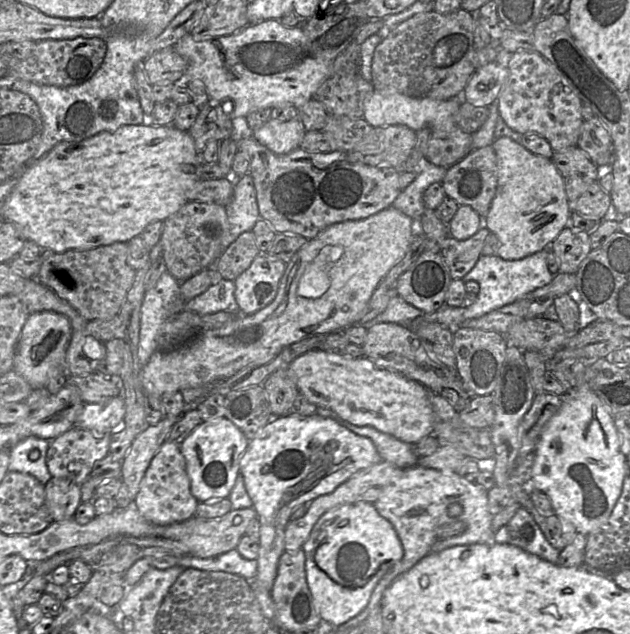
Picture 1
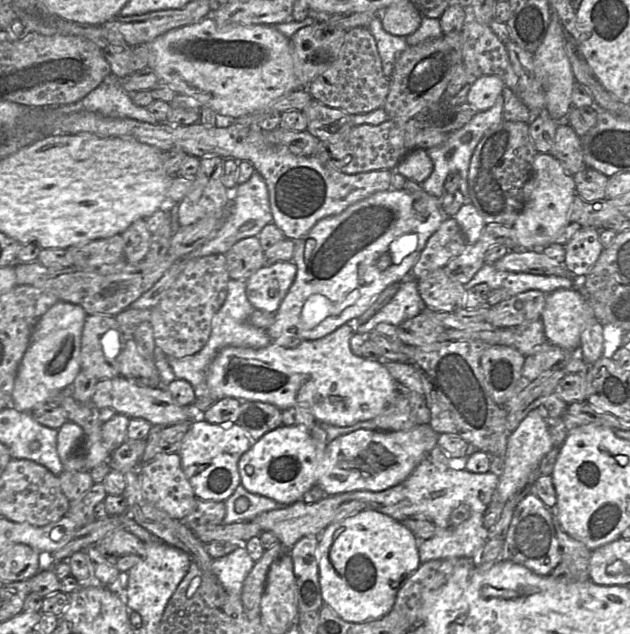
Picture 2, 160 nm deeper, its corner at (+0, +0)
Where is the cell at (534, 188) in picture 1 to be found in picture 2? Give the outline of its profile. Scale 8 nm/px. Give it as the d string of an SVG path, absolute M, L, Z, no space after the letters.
M538 153L532 162L531 175L523 187L524 207L512 225L520 250L539 251L554 242L567 222L576 194L573 176L550 153Z

